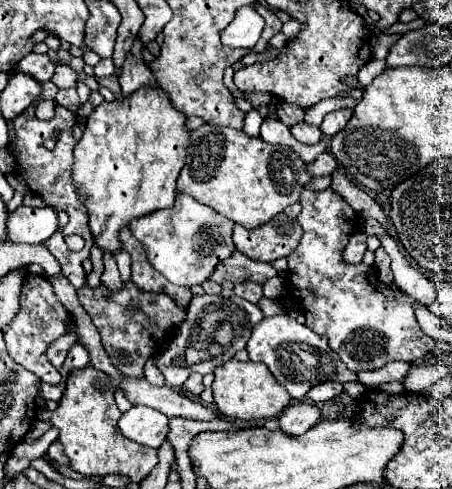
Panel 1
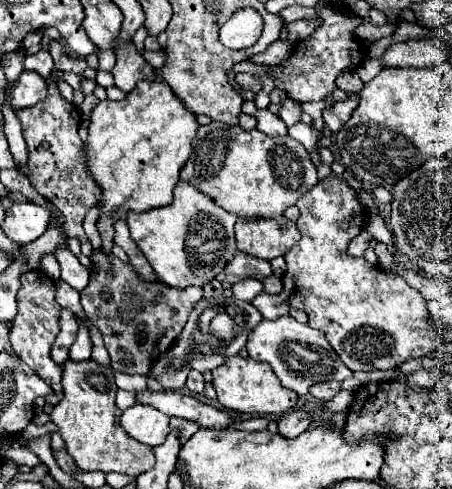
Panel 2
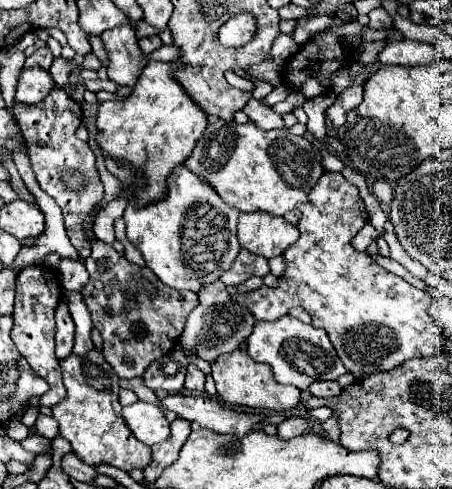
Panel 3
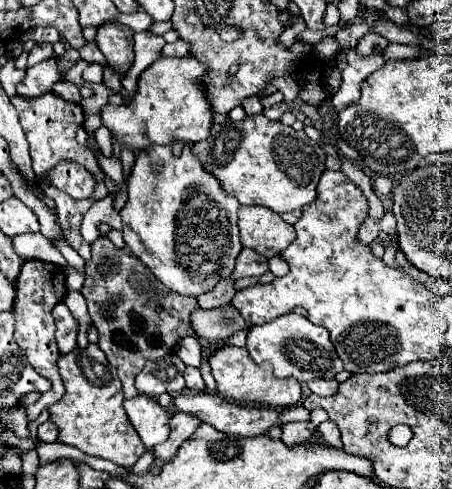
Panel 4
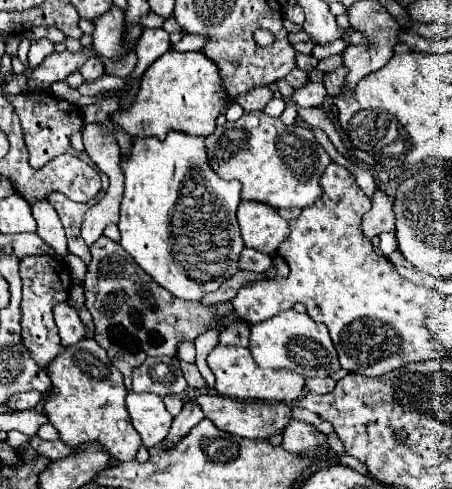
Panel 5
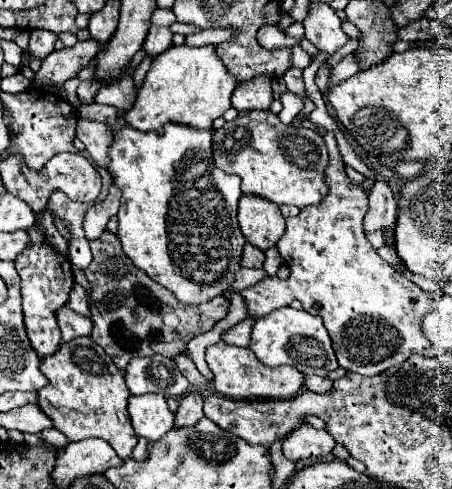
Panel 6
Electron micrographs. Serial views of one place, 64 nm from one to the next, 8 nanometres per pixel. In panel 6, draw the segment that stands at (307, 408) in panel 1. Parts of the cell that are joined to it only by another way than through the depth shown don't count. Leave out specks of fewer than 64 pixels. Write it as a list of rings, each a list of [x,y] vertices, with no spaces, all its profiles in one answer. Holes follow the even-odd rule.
[[[302,424],[294,428],[282,440],[282,452],[288,460],[302,460],[302,458],[320,458],[328,456],[334,448],[334,440],[326,430],[316,430],[310,424]]]

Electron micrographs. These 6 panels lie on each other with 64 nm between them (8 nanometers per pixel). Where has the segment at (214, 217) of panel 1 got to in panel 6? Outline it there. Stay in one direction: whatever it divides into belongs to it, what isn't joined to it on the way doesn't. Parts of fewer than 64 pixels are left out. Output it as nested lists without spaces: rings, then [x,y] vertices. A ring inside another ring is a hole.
[[[126,124],[114,134],[110,158],[110,172],[122,190],[118,238],[132,262],[184,304],[202,304],[228,290],[236,270],[240,270],[240,256],[246,244],[236,220],[242,192],[238,176],[228,176],[212,164],[212,132],[166,124],[164,136],[158,136],[156,132],[138,132]]]

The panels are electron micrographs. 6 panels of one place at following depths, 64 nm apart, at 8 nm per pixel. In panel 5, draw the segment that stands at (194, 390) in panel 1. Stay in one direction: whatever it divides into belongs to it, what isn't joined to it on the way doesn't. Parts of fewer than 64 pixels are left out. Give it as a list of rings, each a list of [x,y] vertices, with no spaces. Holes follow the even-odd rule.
[[[182,362],[182,374],[184,374],[184,378],[186,378],[186,382],[188,382],[190,388],[204,388],[204,386],[206,386],[206,382],[204,382],[204,378],[200,376],[196,364]]]

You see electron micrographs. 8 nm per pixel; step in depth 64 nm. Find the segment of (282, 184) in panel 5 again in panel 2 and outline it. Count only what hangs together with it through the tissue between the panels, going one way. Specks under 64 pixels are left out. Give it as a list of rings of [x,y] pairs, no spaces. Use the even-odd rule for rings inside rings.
[[[210,122],[198,128],[196,138],[192,142],[192,156],[182,168],[180,180],[190,182],[194,188],[200,188],[200,192],[204,192],[216,204],[220,204],[220,208],[224,208],[226,212],[252,220],[252,218],[280,216],[288,206],[296,204],[296,200],[318,182],[318,174],[306,148],[290,136],[268,138],[258,130],[248,132],[248,130],[242,130],[240,126],[226,126],[220,122]]]

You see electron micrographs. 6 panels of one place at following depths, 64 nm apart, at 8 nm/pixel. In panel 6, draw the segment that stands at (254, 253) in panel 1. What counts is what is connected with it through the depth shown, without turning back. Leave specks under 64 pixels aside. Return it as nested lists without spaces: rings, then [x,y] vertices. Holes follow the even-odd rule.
[[[258,196],[240,198],[238,224],[246,242],[260,248],[262,252],[276,246],[286,228],[286,220],[280,214],[280,208]]]

